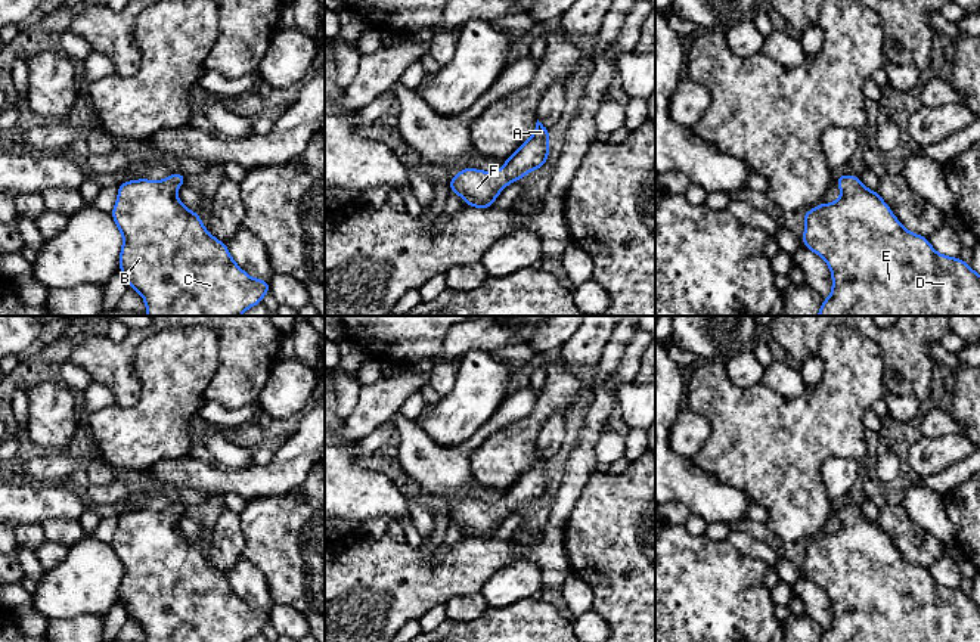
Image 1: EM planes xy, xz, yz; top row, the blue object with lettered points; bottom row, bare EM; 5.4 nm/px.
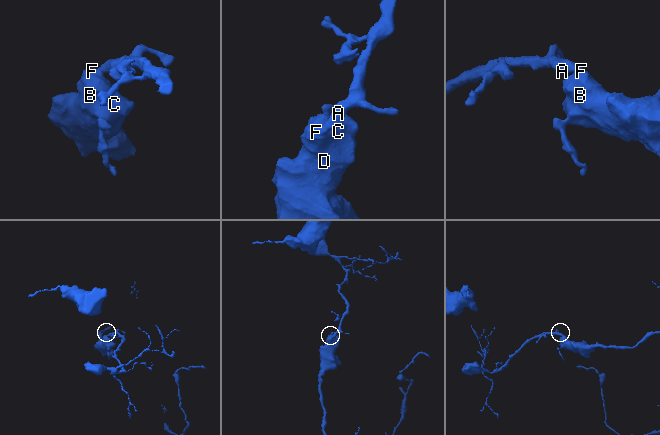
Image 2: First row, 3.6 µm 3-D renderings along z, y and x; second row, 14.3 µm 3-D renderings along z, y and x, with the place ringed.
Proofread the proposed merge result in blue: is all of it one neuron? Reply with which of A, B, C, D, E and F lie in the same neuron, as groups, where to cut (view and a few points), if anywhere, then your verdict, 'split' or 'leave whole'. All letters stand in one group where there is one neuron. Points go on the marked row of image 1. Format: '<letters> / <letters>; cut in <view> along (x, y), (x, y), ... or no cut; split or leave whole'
A B C D E F; no cut; leave whole

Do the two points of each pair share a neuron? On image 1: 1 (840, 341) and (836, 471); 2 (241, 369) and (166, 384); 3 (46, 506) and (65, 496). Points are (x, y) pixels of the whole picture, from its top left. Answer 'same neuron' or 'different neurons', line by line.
1: different neurons
2: different neurons
3: same neuron

